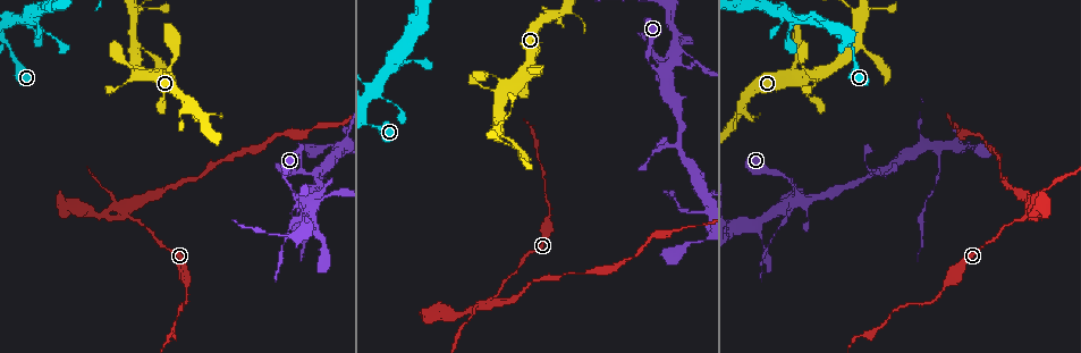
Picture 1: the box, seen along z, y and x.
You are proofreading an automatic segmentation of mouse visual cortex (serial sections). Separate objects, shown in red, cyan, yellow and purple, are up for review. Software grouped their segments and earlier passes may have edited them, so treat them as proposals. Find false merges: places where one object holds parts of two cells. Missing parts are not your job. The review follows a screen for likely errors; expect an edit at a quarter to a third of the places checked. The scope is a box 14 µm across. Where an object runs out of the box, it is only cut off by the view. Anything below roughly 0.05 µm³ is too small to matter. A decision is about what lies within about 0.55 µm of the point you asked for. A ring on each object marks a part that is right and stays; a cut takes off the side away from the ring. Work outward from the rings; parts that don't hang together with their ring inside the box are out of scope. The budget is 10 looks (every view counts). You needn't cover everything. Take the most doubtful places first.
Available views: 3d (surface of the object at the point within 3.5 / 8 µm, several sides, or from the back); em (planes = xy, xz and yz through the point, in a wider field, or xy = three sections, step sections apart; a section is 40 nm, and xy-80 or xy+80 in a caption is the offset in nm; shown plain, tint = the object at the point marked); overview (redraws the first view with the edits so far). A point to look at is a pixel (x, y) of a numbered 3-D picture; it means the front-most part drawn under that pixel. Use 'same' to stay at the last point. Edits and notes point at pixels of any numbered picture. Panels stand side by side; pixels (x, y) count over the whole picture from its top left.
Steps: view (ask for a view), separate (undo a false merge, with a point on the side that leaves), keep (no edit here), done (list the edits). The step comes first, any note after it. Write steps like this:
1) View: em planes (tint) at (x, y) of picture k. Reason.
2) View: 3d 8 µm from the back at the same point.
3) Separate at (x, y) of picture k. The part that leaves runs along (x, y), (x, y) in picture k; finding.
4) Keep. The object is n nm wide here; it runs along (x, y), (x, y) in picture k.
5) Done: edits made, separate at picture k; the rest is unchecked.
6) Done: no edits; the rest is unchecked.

View: 3d 3.5 µm at (1028, 211) of picture 1. Four or more arms meet.

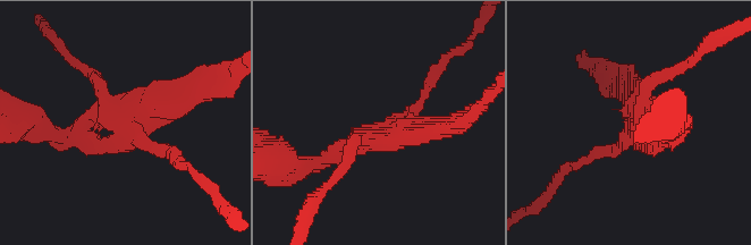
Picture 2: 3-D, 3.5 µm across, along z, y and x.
View: em xy step 3 (tint) at (634, 126) of picture 2. Shape alone is not enough.

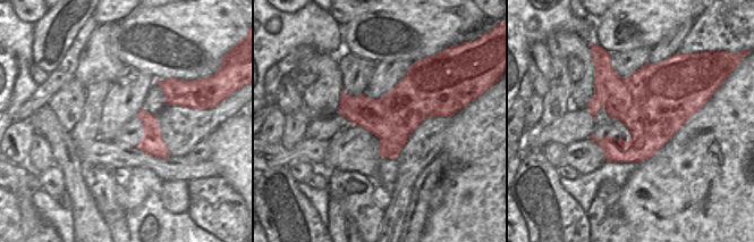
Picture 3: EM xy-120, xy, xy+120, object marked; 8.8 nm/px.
Separate at (408, 141) of picture 2. The part that leaves runs along (634, 131), (648, 110), (672, 134) in picture 2; a second cell is stuck on.

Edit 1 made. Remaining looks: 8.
View: overview. Redraw.

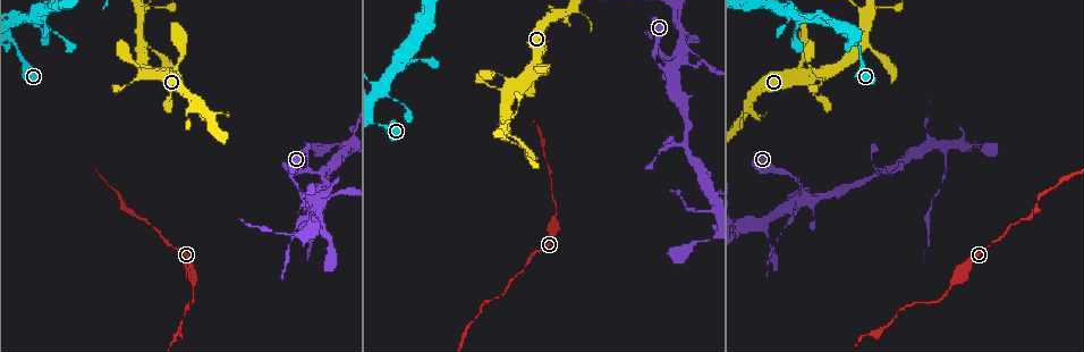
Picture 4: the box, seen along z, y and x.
View: 3d 8 µm at (669, 70) of picture 4. Abrupt turn.

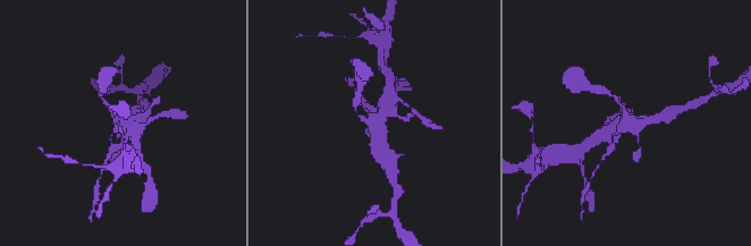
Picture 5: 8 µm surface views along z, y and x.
View: em planes (tint) at (122, 123) of picture 5.

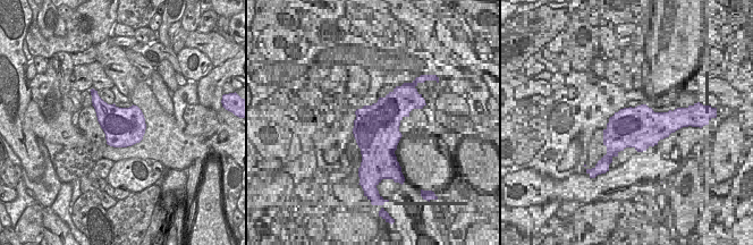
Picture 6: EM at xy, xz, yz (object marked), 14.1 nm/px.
Keep. The object is 550 nm wide here; it runs along (616, 98), (631, 124), (660, 117) in picture 5; one cell here.

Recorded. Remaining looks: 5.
View: 3d 3.5 µm at (946, 161) of picture 4. Calibre changes.

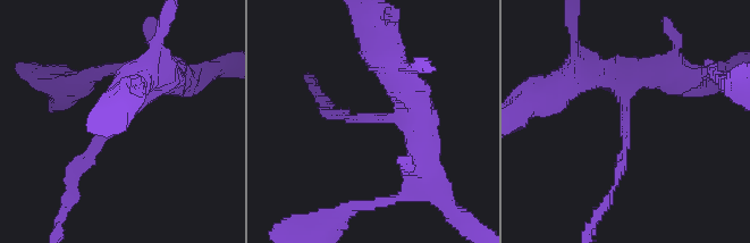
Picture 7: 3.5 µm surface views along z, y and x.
View: em xy step 1 (tint) at (384, 115) of picture 7. The arms are 150, 400 nm wide.

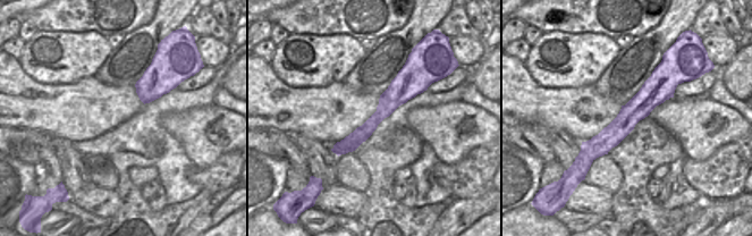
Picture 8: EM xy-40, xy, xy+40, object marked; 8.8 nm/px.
Keep. It runs along (149, 76), (159, 83), (76, 174) in picture 7; one cell here.

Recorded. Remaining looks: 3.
View: 3d 3.5 µm from the back at (382, 92) of picture 4. Looks like a crossing.

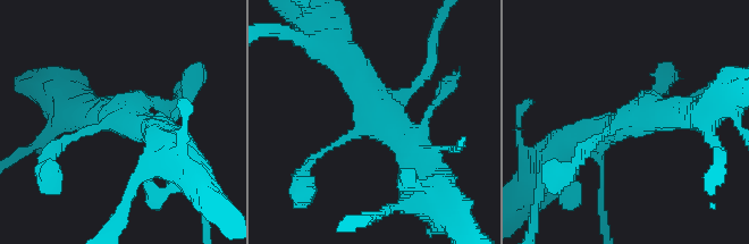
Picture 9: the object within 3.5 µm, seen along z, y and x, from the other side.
View: em xy step 1 (tint) at (634, 118) of picture 9. 4 arms meet here; the arms are 100, 150, 400, 450 nm wide; need the tissue.

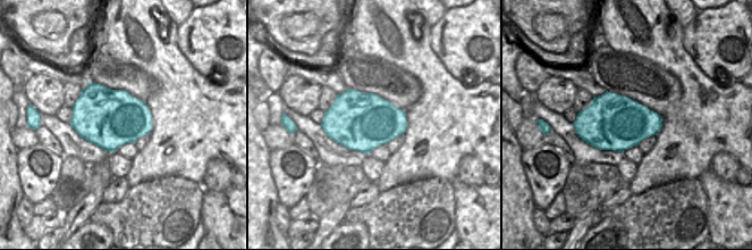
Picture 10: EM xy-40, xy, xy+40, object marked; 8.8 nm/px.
Separate at (428, 68) of picture 9. A border runs along (111, 90), (79, 97) in picture 10; two cells meet here.

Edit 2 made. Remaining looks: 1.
Done: edits made, separate at picture 2, separate at picture 9; the rest is unchecked.

